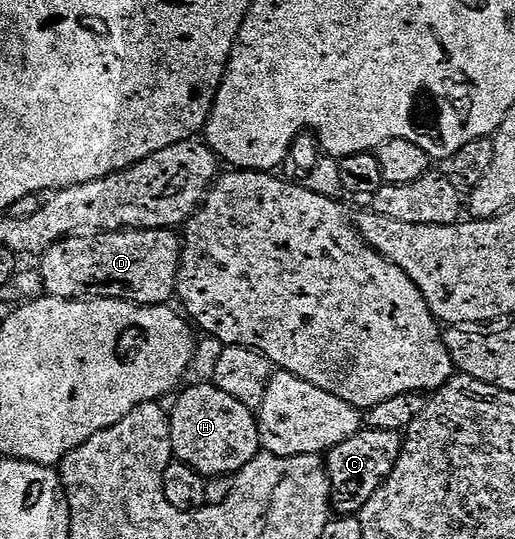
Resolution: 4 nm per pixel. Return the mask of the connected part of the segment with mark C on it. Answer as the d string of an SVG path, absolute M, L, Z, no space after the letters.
M362 427L347 442L330 448L327 453L327 471L331 489L331 504L338 513L357 514L361 507L379 490L379 486L391 474L401 453L403 436L391 430L375 430Z

